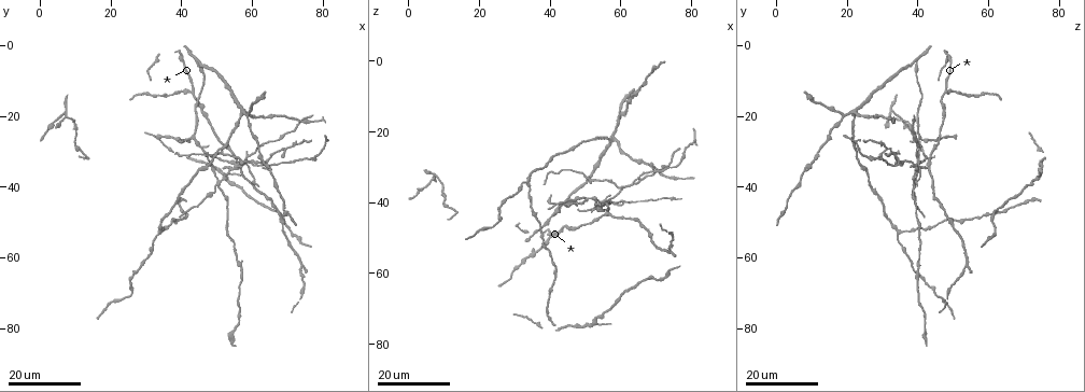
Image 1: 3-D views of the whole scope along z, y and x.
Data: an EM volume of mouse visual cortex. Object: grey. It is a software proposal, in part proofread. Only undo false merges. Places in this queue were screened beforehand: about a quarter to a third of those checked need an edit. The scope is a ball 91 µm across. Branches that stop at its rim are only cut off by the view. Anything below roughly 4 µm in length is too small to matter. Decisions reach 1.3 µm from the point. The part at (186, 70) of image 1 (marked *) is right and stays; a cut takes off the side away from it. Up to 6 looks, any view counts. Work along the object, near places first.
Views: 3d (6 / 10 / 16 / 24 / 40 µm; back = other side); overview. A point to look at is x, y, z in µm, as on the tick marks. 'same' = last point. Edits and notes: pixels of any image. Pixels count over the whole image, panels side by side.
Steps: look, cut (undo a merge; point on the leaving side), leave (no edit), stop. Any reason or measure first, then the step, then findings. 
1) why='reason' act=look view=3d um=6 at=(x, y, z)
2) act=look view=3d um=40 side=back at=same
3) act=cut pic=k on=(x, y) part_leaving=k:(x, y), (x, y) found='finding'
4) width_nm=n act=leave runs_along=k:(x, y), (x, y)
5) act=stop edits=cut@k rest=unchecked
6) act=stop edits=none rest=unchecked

why='side arm on a straight run' act=look view=3d um=16 at=(43.0, 13.5, 48.0)

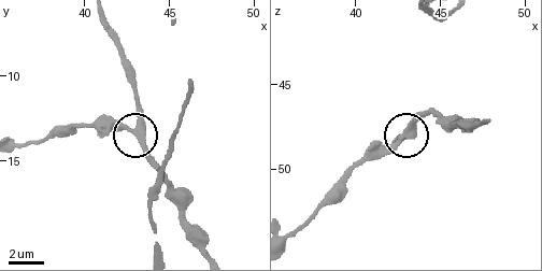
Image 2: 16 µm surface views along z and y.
act=look view=3d um=10 at=(42.8, 13.3, 47.9)

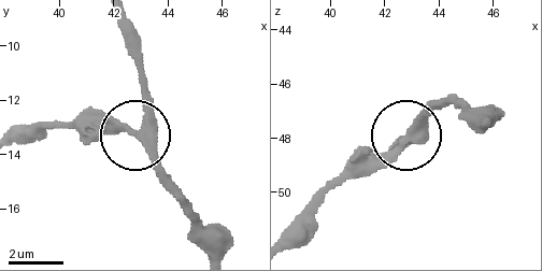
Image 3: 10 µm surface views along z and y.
act=leave runs_along=3:(116, 17), (144, 94), (142, 128), (70, 128) found='continuous, no second neuron'

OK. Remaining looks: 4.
why='four or more arms meet' act=look view=3d um=24 at=(42.5, 25.5, 40.0)

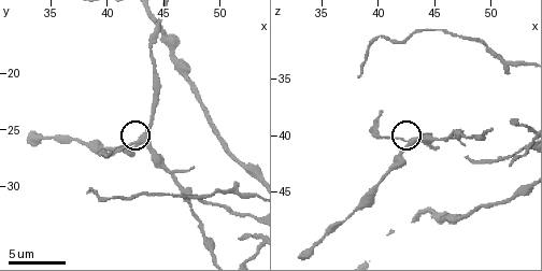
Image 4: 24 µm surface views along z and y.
act=look view=3d um=6 at=(42.8, 25.8, 40.4)

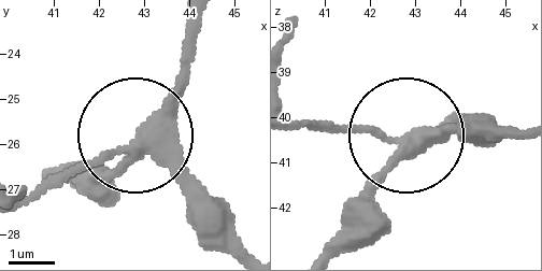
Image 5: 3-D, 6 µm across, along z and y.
arms=4 act=leave runs_along=5:(514, 131), (422, 131), (356, 209) found='one neuron here'

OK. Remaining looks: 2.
act=look view=3d um=16 at=(45.0, 5.0, 38.5)

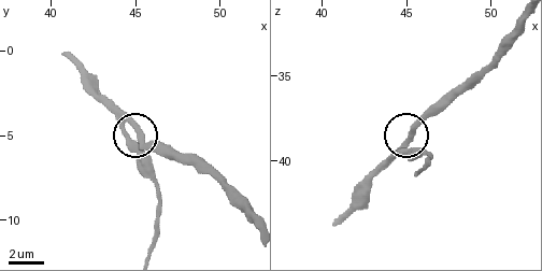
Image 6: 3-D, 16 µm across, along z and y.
act=look view=3d um=10 at=(44.9, 4.4, 39.0)

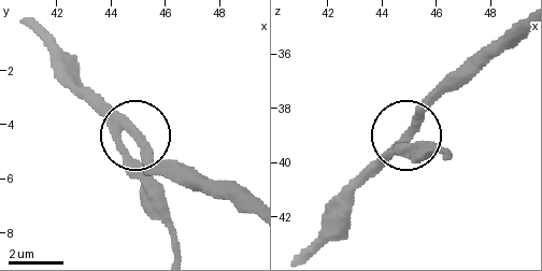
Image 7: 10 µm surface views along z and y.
width_nm=300 act=leave runs_along=7:(177, 252), (161, 189), (131, 155), (133, 133), (97, 95) found='continuous, no second neuron'

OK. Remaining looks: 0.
act=stop edits=none rest=unchecked

